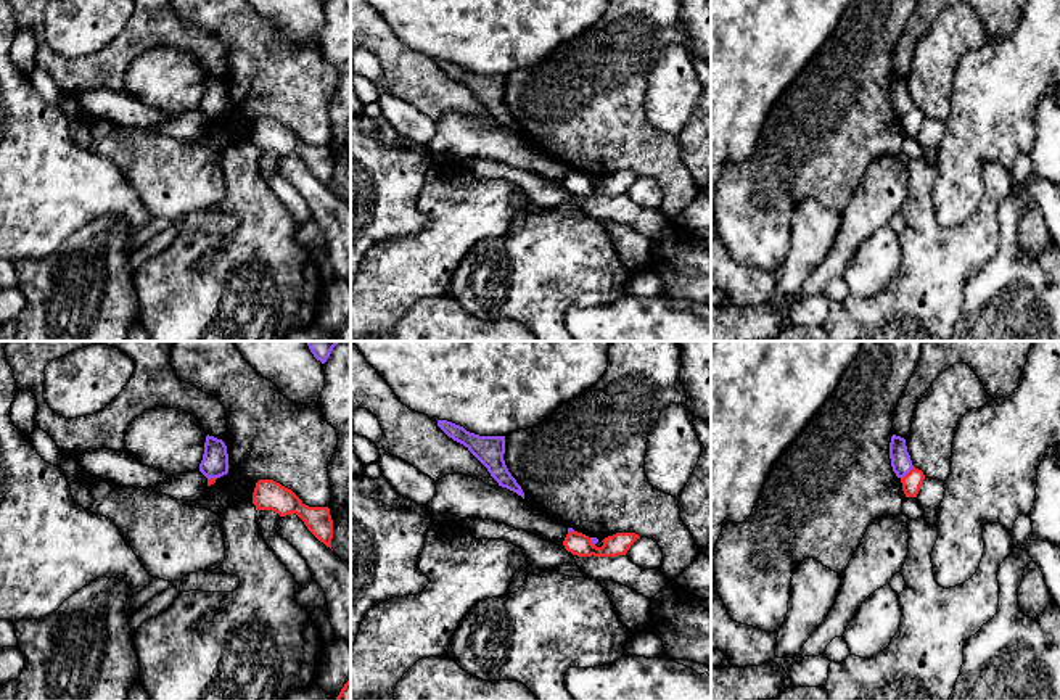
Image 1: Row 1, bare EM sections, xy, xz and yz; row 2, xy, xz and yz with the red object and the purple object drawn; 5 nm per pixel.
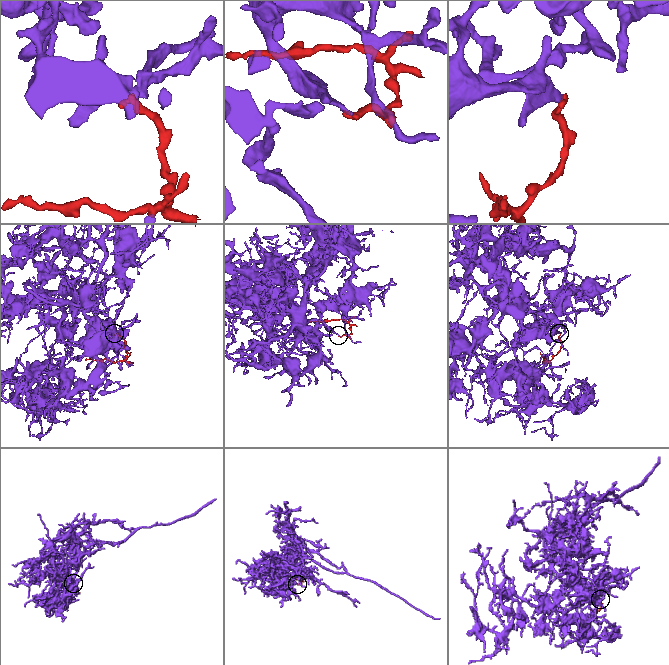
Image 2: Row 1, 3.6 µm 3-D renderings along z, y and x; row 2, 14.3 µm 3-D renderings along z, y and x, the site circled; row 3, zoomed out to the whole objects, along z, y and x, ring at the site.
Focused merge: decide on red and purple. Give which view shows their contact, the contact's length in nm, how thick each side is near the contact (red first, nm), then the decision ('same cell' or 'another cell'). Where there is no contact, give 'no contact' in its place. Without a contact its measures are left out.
meets red in yz; contact 90 nm long; 100 nm thick on the red side, 100 nm on the other; another cell

